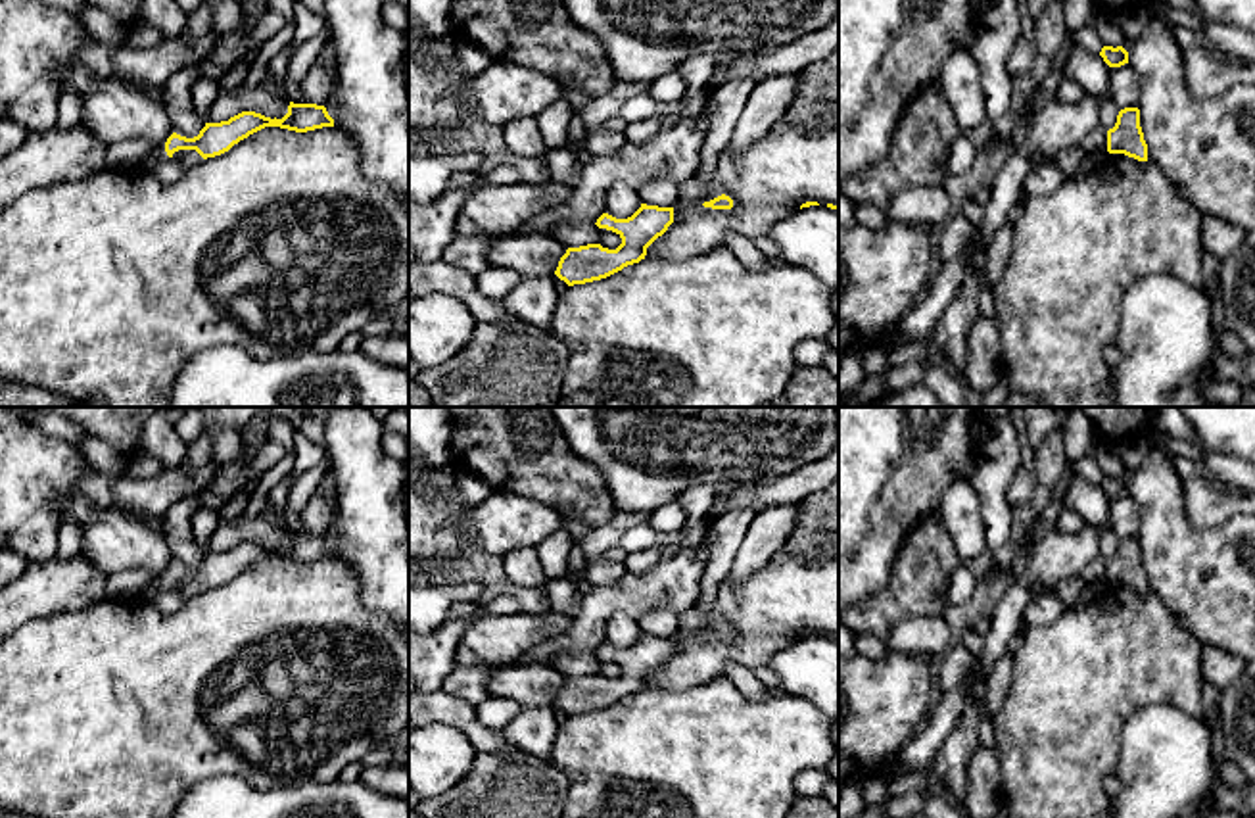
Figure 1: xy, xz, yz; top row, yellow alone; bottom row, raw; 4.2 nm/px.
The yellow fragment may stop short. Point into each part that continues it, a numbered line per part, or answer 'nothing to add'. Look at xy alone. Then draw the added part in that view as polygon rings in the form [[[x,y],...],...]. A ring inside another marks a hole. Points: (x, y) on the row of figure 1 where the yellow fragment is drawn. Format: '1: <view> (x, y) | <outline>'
1: xy (187, 158) | [[[178,150],[173,154],[173,157],[177,157],[184,169],[203,161],[196,150]]]

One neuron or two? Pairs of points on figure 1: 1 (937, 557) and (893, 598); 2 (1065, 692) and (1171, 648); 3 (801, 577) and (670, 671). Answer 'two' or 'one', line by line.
1: one
2: one
3: one

